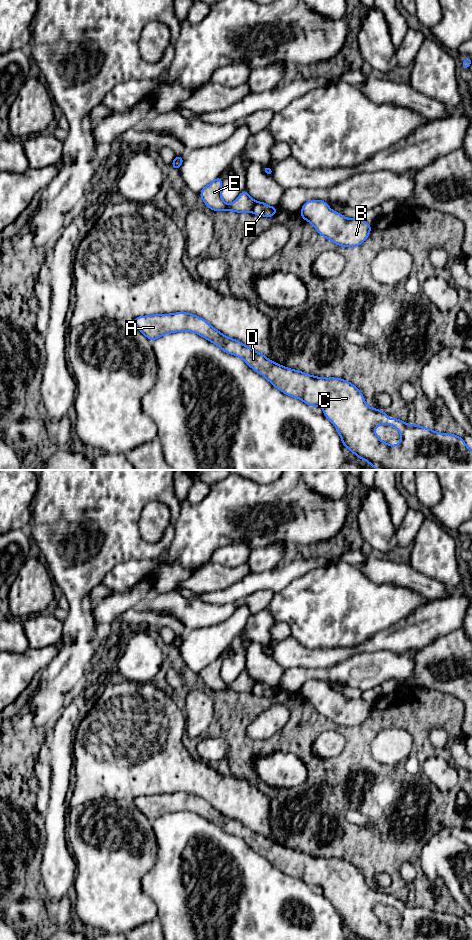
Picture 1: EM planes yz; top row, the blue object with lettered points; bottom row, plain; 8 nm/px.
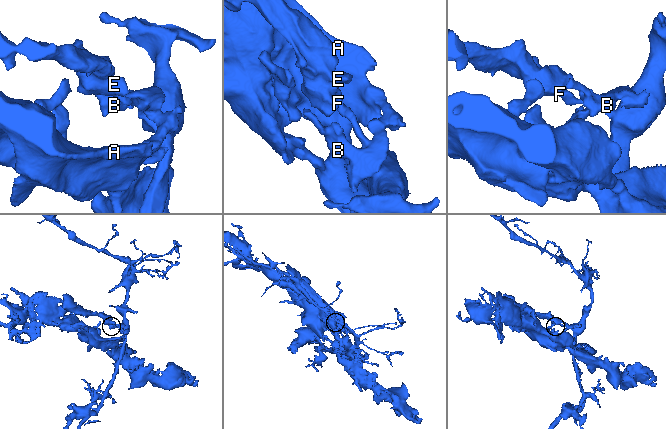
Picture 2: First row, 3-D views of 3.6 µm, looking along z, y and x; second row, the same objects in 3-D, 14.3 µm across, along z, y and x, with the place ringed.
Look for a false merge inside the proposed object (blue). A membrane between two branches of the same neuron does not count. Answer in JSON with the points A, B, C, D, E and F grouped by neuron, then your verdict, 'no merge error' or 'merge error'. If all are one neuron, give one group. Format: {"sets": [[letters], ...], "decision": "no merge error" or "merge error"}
{"sets": [["A", "B", "C", "D", "E"], ["F"]], "decision": "merge error"}

